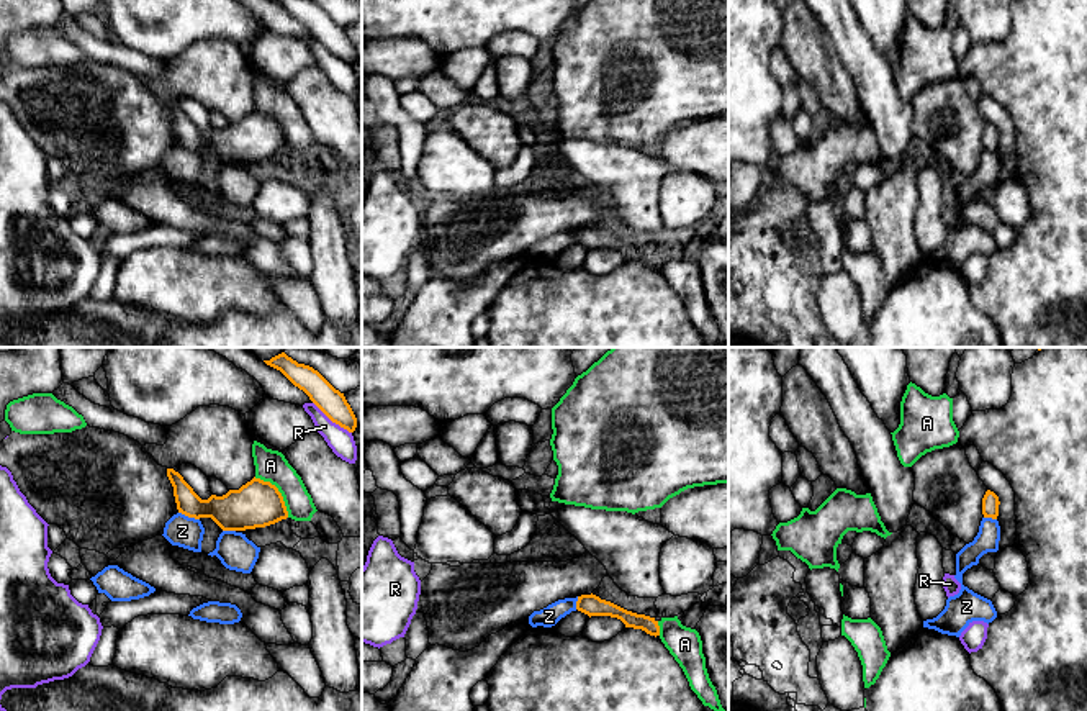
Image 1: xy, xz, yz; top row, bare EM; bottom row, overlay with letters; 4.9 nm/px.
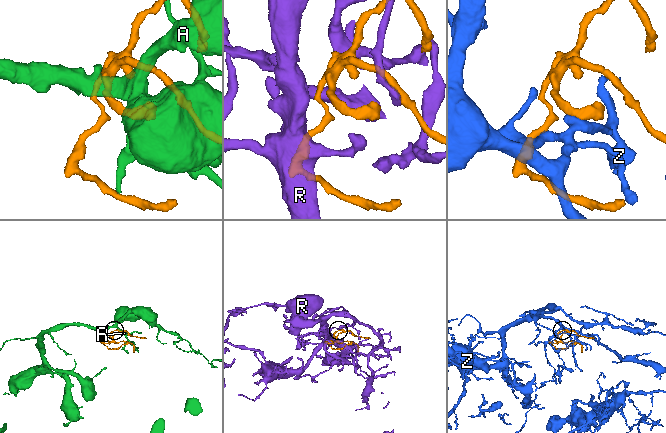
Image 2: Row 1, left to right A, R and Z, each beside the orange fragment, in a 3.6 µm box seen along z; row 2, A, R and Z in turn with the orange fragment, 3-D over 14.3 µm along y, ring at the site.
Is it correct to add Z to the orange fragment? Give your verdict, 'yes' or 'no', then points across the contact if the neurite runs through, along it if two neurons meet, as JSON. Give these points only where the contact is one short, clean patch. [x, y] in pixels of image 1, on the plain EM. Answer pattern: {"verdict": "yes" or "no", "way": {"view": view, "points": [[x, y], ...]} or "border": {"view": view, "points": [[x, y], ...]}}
{"verdict": "no", "border": {"view": "xy", "points": [[179, 144], [198, 153]]}}

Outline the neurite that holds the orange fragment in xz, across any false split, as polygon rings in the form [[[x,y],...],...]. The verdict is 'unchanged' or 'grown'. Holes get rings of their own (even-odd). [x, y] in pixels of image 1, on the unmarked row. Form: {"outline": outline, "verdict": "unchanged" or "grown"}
{"outline": [[[581,228],[576,234],[576,242],[591,249],[611,249],[620,252],[625,260],[642,262],[650,269],[660,269],[660,259],[655,251],[627,244],[611,234],[601,233],[596,228]]], "verdict": "unchanged"}

